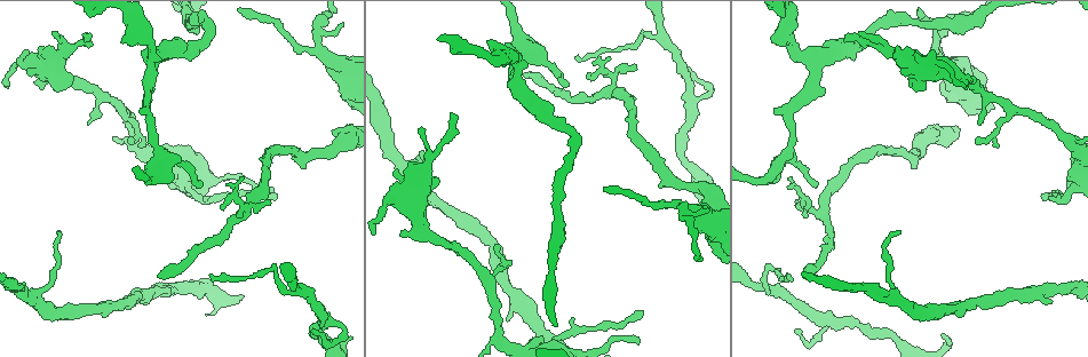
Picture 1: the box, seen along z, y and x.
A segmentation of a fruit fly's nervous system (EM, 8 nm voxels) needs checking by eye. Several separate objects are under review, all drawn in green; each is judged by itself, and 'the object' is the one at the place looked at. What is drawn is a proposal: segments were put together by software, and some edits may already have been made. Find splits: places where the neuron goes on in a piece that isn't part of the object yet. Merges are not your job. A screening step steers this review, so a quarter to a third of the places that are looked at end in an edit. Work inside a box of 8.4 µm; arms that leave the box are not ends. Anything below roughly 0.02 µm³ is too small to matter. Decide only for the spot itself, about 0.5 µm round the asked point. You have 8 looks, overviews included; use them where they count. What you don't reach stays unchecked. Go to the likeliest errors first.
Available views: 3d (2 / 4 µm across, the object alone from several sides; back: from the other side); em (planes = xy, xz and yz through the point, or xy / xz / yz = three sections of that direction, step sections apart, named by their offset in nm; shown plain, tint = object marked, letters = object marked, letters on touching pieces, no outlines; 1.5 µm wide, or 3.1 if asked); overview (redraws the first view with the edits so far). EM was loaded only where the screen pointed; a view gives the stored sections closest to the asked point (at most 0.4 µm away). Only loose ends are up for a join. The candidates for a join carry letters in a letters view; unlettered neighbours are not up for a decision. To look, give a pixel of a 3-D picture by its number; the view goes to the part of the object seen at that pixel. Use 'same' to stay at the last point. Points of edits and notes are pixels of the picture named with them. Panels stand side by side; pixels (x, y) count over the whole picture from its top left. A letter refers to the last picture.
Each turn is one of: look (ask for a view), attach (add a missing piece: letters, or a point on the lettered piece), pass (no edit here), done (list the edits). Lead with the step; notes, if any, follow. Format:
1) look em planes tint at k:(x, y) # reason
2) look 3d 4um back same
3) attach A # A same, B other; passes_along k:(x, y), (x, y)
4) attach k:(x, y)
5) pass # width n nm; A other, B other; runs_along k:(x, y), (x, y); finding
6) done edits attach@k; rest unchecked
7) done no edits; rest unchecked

look 3d 4um at 1:(160, 275) # an open end

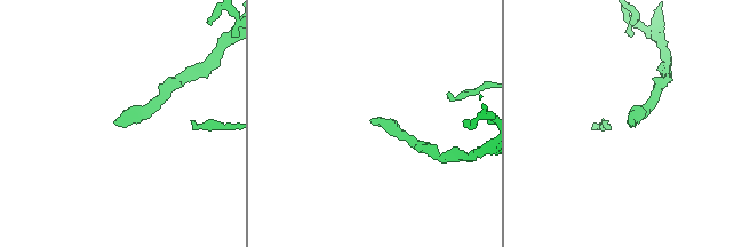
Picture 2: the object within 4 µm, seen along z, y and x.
look em yz step 8 letters at 2:(630, 124)

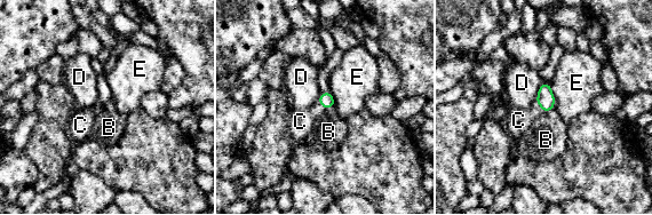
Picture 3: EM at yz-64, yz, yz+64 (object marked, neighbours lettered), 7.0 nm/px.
look em planes letters same

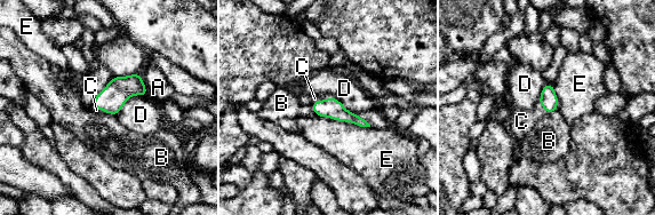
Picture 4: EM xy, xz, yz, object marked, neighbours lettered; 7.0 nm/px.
attach C # A other, B other, C same, D other, E other; passes_along 4:(332, 108), (321, 100), (314, 98); the neuron continues

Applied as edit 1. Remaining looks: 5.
look overview

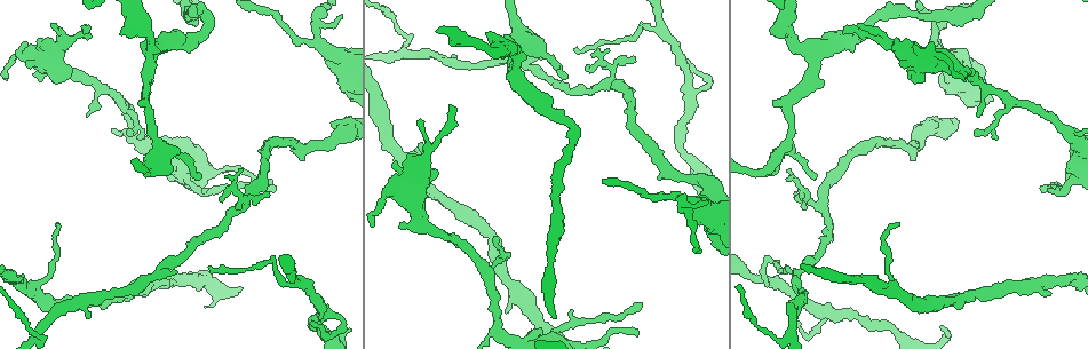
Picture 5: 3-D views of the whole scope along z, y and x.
look em xz step 4 tint at 5:(842, 31) # tapers out

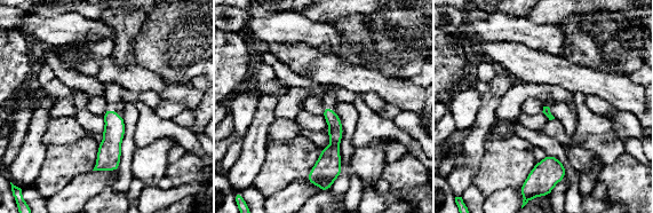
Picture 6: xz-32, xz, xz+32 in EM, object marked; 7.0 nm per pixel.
look em planes letters same # cut it another way

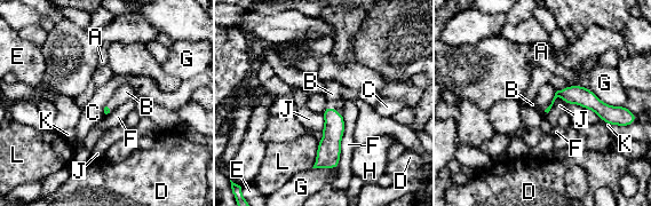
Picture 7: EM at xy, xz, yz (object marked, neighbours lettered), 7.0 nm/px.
attach B # A other, B same, C other, D other, E other, F other, G other, H other, J other, K other, L other; passes_along 7:(333, 131), (333, 109), (332, 94); the neuron continues

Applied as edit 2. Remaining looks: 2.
look em planes tint at 5:(566, 78) # thin end

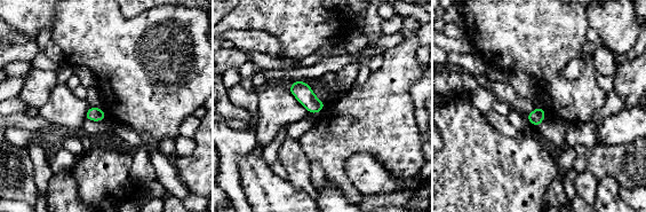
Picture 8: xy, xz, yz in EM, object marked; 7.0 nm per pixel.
look em planes letters same # see the neighbours

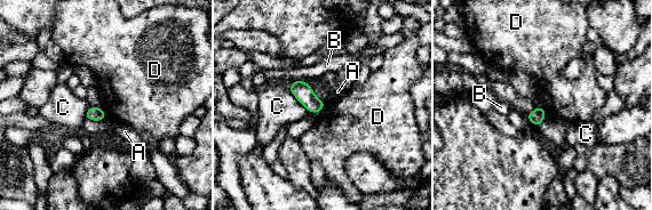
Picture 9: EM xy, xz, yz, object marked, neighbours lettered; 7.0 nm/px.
pass # A other, B other, C other, D other; border 9:(101, 107), (106, 118); no lettered piece goes on from it

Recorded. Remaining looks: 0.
done edits attach@4, attach@7; rest unchecked

